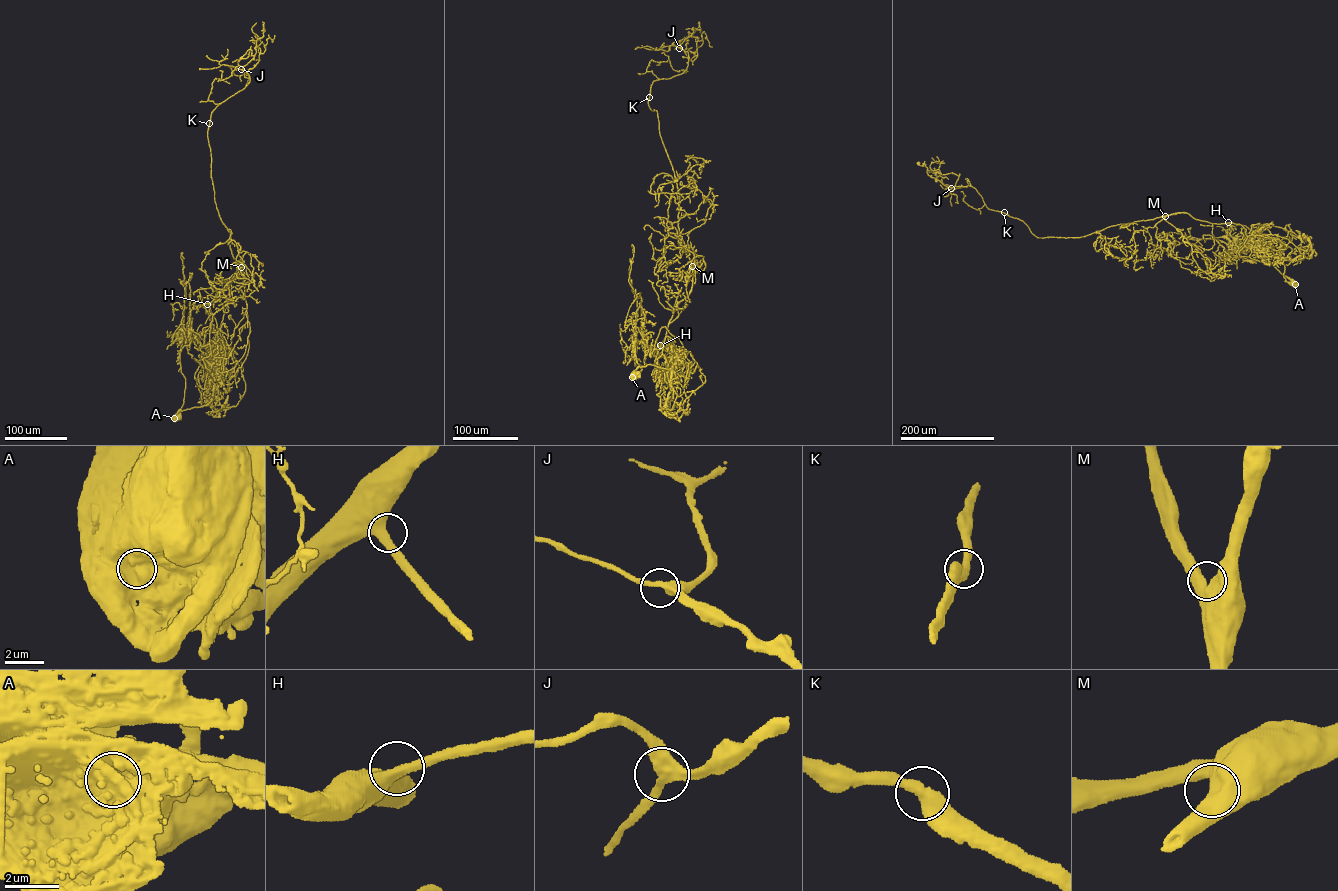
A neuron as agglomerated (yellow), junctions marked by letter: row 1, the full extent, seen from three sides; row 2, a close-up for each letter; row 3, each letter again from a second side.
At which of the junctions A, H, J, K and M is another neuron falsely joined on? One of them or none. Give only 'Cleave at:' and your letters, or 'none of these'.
Cleave at: A

